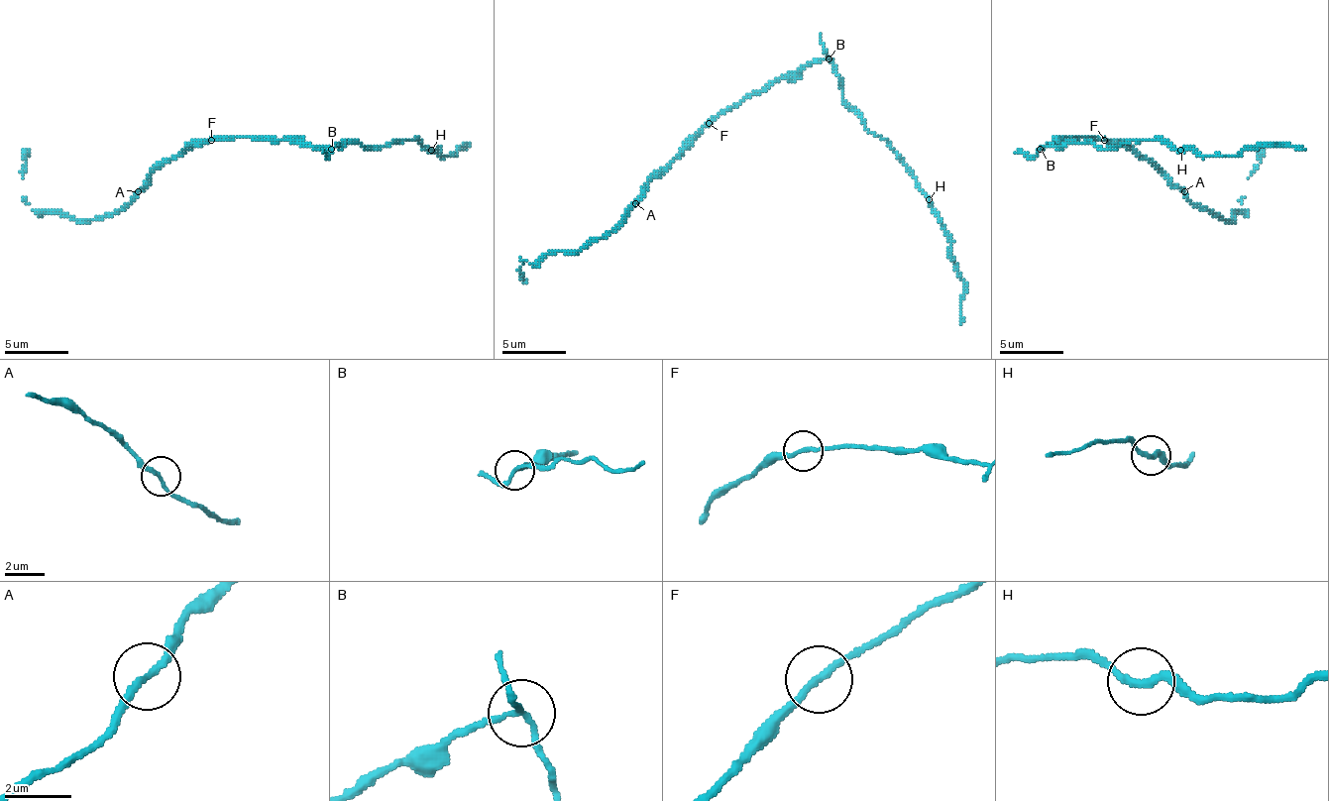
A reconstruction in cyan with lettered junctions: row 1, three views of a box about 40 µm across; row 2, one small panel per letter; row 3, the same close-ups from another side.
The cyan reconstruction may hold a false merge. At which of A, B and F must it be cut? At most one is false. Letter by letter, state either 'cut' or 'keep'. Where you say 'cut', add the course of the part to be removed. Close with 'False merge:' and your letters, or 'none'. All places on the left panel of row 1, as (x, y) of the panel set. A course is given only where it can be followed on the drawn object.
A: keep
B: cut; foreign part runs (332, 150), (345, 143), (377, 150), (396, 140), (418, 140), (441, 156), (454, 156), (463, 150)
F: keep
False merge: B

